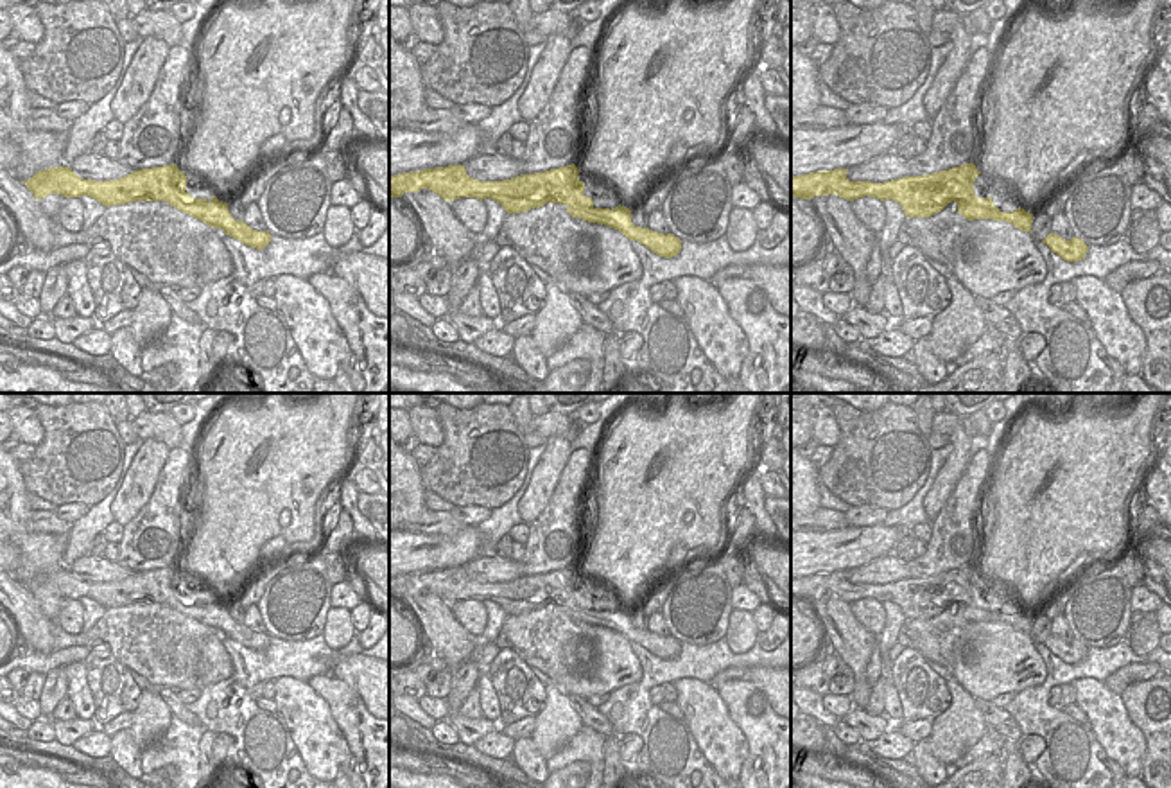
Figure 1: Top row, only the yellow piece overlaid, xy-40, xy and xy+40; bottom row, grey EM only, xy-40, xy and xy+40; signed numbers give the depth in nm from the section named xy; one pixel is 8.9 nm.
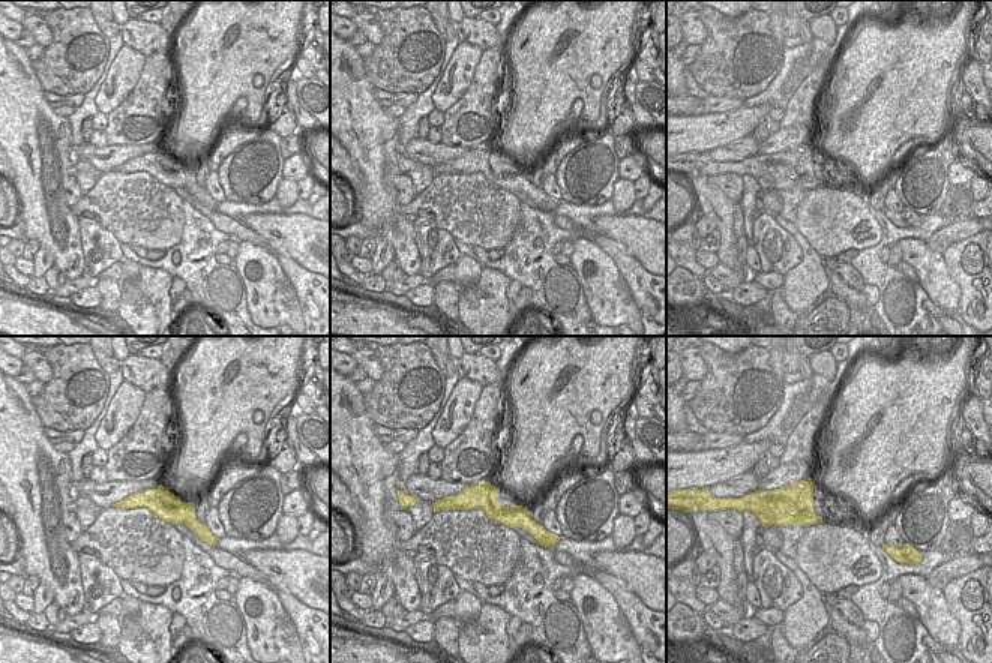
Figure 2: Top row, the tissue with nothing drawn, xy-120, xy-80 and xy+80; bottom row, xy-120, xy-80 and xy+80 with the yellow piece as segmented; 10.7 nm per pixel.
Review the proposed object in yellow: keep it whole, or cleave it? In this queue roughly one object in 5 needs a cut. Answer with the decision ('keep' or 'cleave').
keep

